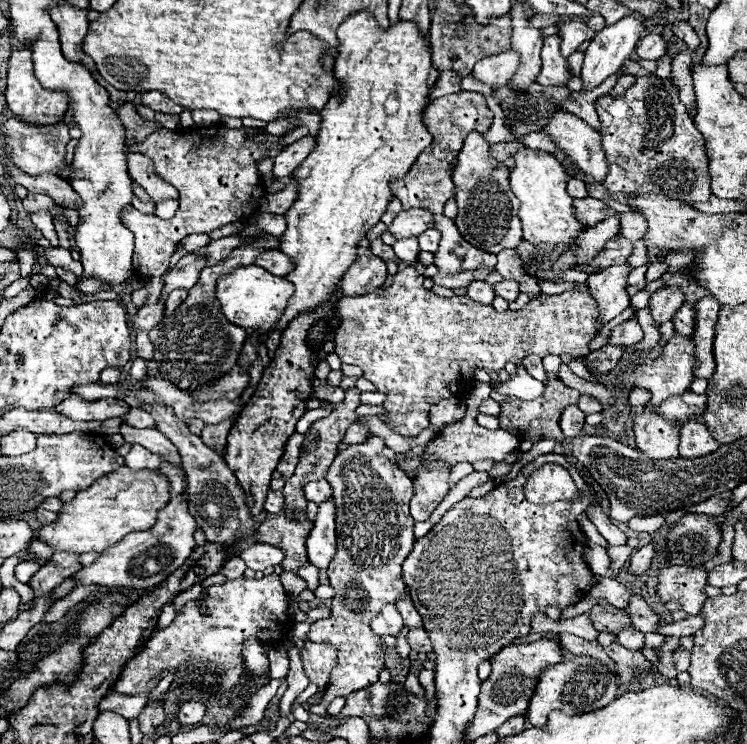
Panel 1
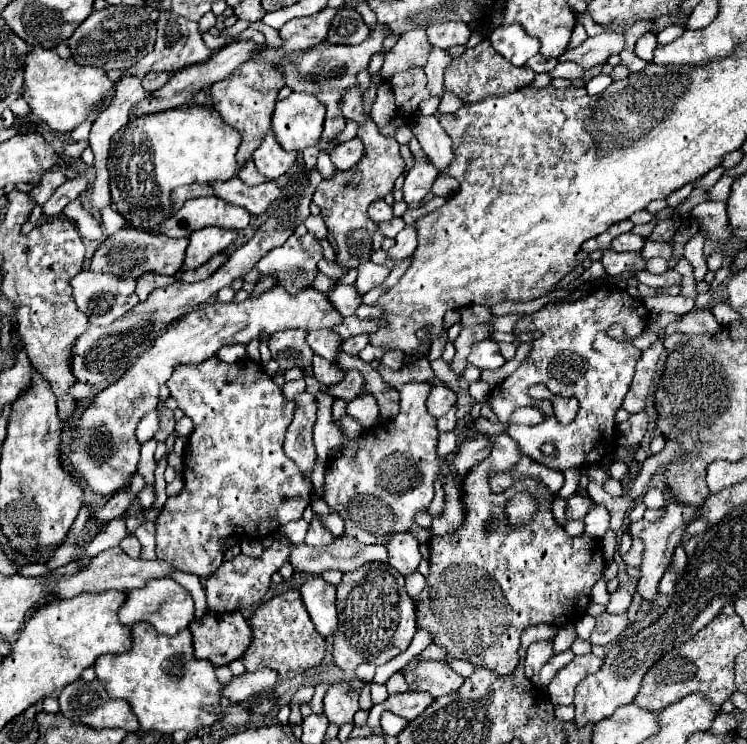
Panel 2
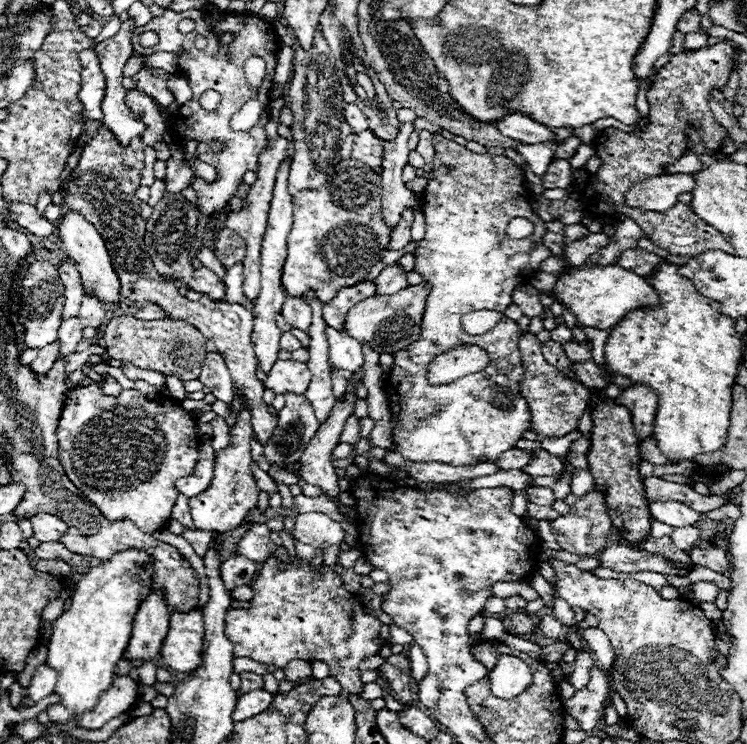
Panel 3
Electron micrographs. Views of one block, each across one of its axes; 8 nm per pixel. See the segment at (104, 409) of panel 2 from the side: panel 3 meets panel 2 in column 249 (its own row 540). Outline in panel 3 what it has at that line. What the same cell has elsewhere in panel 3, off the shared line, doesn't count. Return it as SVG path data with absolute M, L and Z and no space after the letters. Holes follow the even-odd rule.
M306 512L296 516L296 528L294 528L296 540L310 544L314 548L328 548L332 544L340 544L344 540L344 528L340 522L328 518L320 512Z

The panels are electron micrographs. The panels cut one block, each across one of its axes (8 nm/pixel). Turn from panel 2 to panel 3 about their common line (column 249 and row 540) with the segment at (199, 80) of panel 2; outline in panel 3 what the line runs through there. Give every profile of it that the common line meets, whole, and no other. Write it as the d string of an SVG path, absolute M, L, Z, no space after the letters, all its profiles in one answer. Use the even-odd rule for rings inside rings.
M34 516L30 522L34 536L40 542L60 542L62 534L68 532L68 526L56 516Z

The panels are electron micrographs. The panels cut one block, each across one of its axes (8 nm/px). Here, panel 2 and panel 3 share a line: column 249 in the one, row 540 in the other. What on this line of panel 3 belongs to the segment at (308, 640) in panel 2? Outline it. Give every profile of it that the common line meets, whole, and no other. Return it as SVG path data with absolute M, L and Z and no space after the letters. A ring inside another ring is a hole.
M664 536L664 538L648 538L642 546L638 546L640 550L648 550L648 552L652 552L652 554L662 554L664 558L670 558L670 560L674 560L674 562L682 562L682 564L692 564L690 562L690 556L686 554L686 552L682 552L682 550L678 550L678 548L674 548L674 544L670 542L670 538L668 536Z

